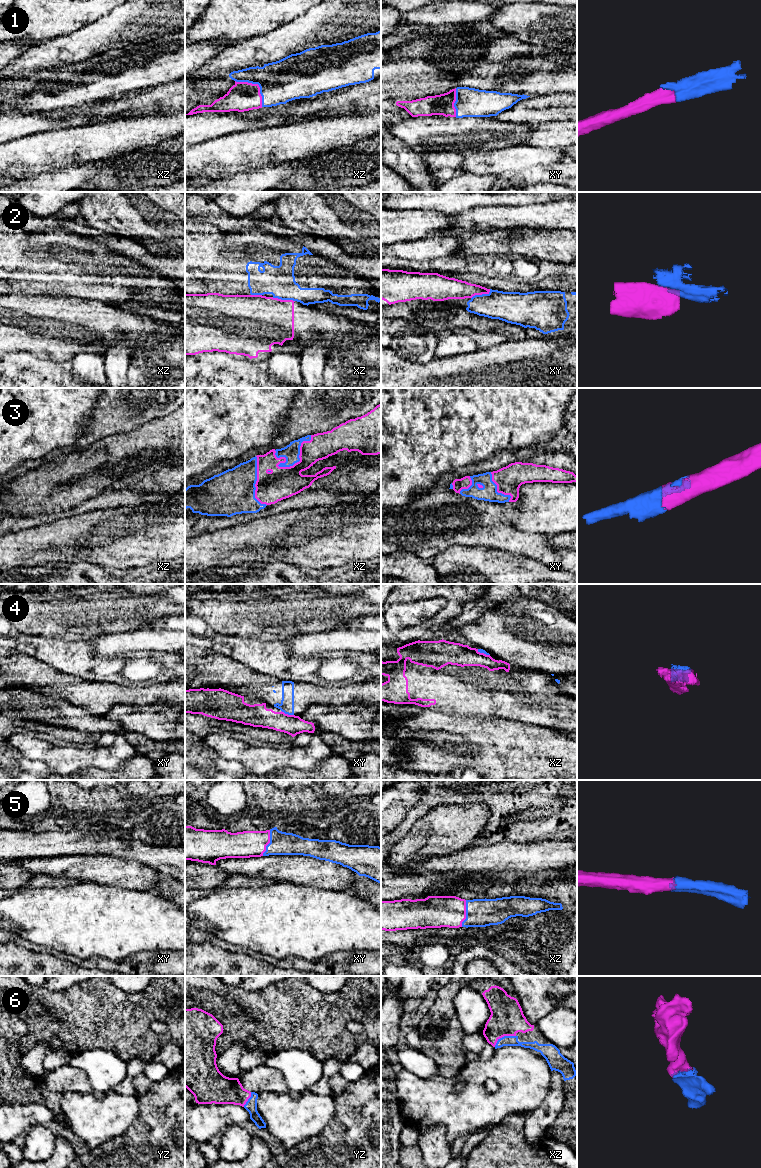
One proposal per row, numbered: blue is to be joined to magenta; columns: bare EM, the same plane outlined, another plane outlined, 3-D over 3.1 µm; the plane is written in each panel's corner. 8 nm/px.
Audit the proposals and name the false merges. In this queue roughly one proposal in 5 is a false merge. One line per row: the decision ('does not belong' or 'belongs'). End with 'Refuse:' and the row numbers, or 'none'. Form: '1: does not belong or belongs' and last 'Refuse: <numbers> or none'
1: belongs
2: does not belong
3: belongs
4: does not belong
5: belongs
6: belongs
Refuse: 2, 4

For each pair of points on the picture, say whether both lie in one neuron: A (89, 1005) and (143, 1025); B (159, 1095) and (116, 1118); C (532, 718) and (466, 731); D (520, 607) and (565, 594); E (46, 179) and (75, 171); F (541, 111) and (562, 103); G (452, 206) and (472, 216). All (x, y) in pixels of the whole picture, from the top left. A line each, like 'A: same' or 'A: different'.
A: same
B: different
C: different
D: different
E: same
F: same
G: different

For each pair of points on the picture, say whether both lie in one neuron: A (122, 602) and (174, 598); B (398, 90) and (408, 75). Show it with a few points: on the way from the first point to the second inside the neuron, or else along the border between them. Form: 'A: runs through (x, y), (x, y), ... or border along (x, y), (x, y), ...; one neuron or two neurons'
A: border along (152, 594), (159, 598), (167, 599), (174, 604); two neurons
B: runs through (398, 86), (404, 79); one neuron

